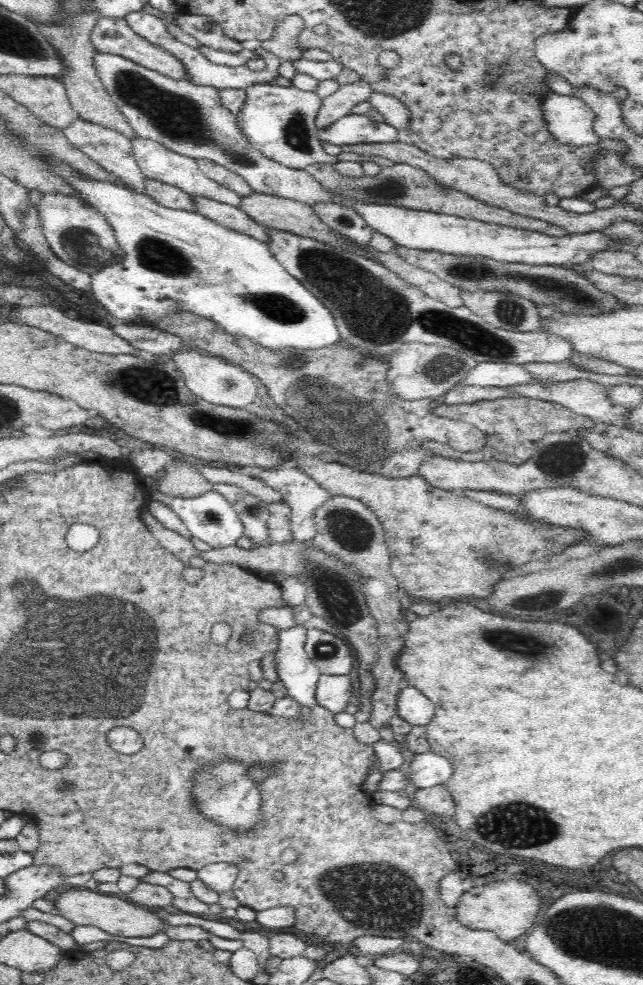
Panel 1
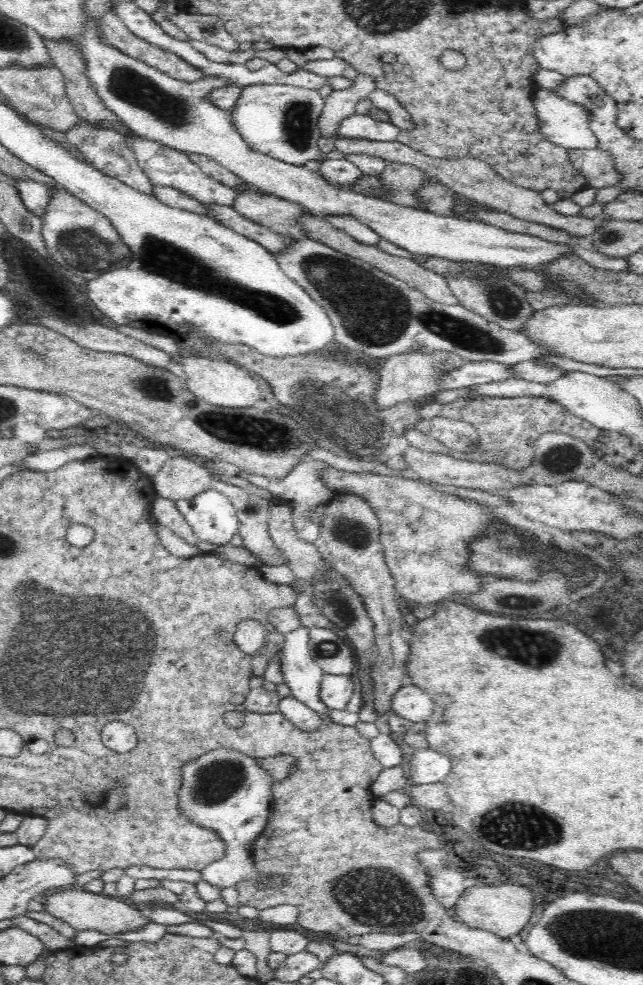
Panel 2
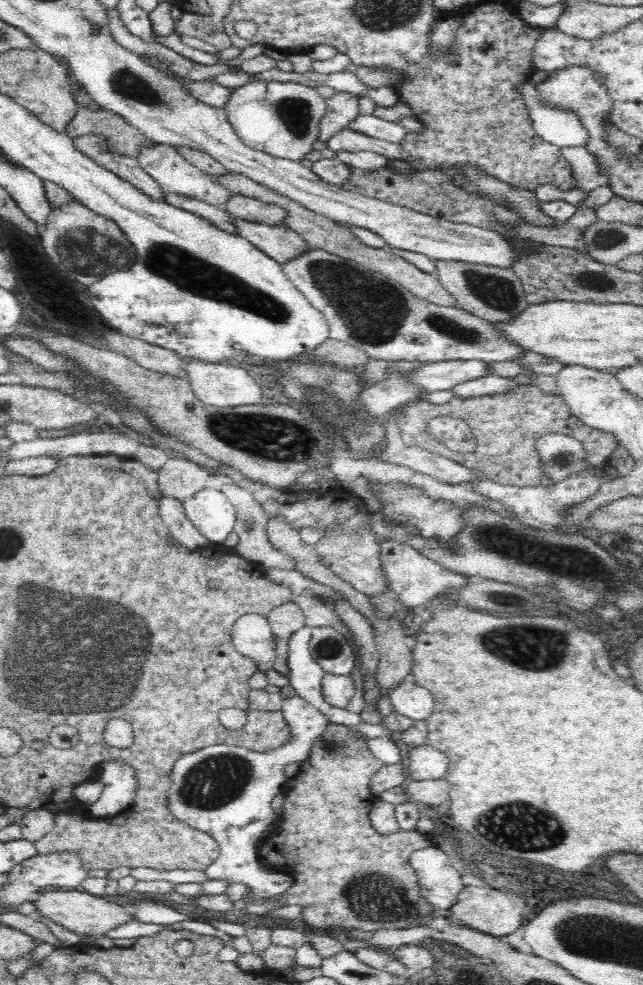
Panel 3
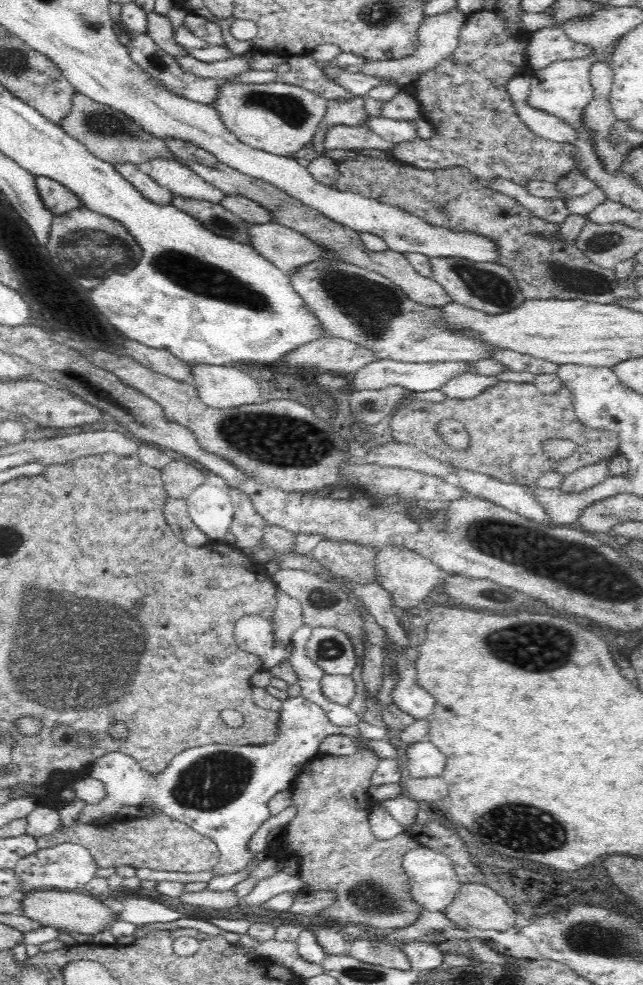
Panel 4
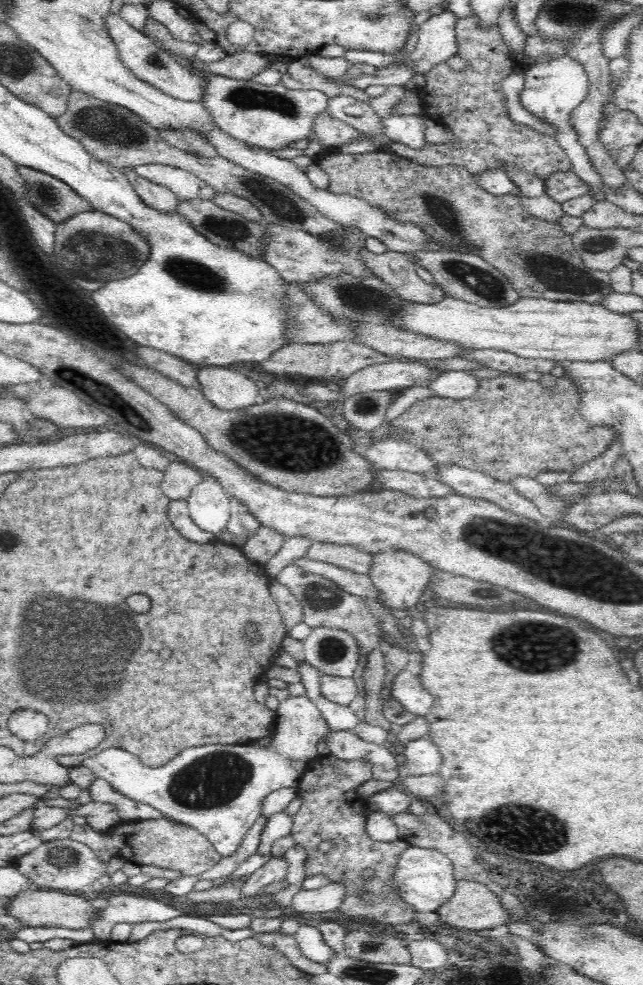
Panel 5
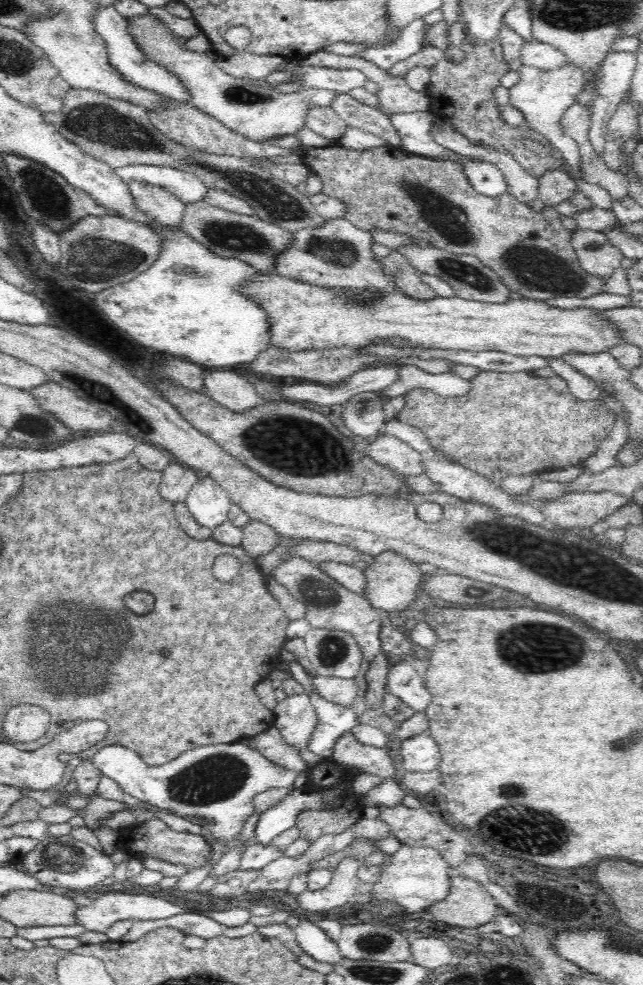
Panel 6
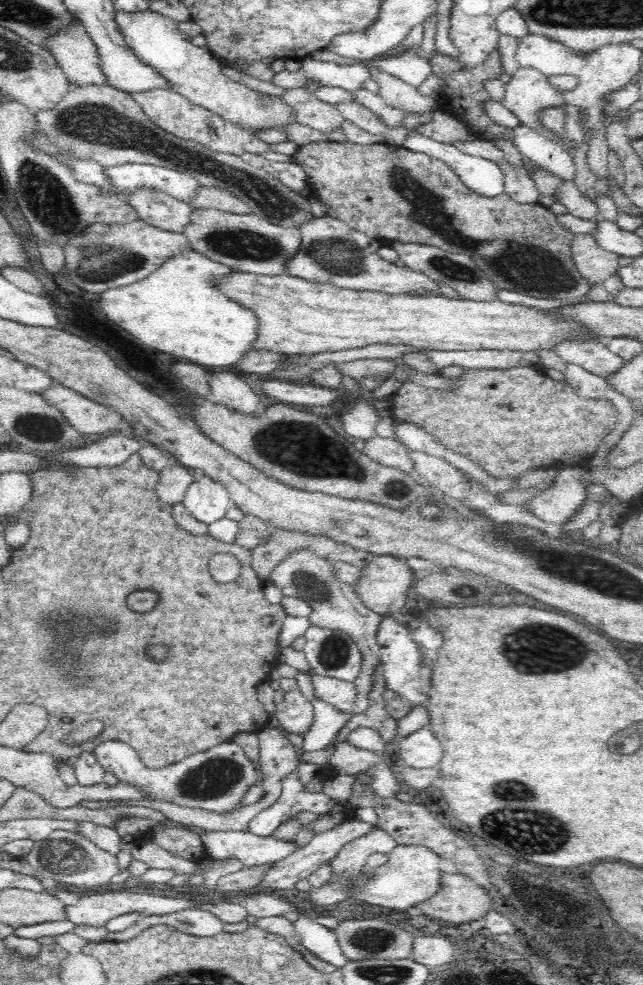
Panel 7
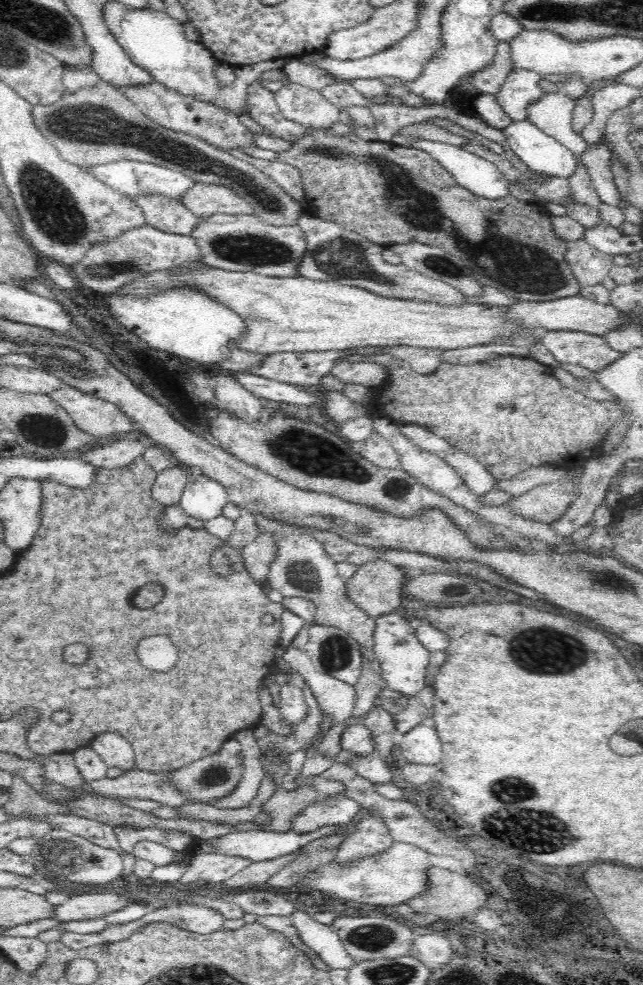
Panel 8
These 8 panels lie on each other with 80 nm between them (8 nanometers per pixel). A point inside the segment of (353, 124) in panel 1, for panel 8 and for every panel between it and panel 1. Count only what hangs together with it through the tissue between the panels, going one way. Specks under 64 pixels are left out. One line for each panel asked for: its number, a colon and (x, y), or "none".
2: (360, 126)
3: (373, 126)
4: (396, 131)
5: (406, 130)
6: (413, 128)
7: (484, 177)
8: (482, 177)

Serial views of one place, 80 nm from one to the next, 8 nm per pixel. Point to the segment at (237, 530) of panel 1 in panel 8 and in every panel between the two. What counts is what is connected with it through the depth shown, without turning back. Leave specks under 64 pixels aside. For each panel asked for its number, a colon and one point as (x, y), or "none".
2: (211, 515)
3: (209, 510)
4: (210, 508)
5: (209, 505)
6: (209, 504)
7: (206, 500)
8: (203, 498)

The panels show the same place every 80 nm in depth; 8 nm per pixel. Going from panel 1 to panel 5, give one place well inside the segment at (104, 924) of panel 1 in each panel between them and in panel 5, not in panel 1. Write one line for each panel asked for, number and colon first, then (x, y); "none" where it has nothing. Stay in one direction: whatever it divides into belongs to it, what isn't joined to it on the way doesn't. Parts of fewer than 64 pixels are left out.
2: (84, 910)
3: (86, 914)
4: (72, 911)
5: (39, 907)

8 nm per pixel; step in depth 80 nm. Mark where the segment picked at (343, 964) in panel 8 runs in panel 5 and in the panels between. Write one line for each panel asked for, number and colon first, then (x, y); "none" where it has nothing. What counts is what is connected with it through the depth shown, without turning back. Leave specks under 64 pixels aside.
5: (309, 939)
6: (315, 941)
7: (322, 941)

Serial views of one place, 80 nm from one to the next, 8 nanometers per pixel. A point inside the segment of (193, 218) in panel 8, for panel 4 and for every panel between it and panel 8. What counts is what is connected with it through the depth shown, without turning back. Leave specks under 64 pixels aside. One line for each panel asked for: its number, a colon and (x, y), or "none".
4: (147, 186)
5: (158, 197)
6: (157, 203)
7: (158, 208)

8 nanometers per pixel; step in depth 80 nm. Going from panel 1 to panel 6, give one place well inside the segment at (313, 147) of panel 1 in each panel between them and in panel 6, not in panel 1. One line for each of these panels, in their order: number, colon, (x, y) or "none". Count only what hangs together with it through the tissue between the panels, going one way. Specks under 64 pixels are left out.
2: (279, 120)
3: (282, 119)
4: (280, 119)
5: (269, 117)
6: (260, 114)

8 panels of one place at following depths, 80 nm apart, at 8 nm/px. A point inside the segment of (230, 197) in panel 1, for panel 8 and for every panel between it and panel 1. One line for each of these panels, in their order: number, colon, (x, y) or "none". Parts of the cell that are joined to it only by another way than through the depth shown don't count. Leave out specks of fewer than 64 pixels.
2: (165, 166)
3: (174, 174)
4: (180, 180)
5: (186, 186)
6: (188, 188)
7: (127, 178)
8: (133, 179)

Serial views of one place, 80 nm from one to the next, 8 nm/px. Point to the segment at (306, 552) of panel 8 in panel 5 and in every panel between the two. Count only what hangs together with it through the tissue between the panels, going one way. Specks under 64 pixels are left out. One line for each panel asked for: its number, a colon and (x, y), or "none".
5: (324, 603)
6: (332, 606)
7: (335, 606)

